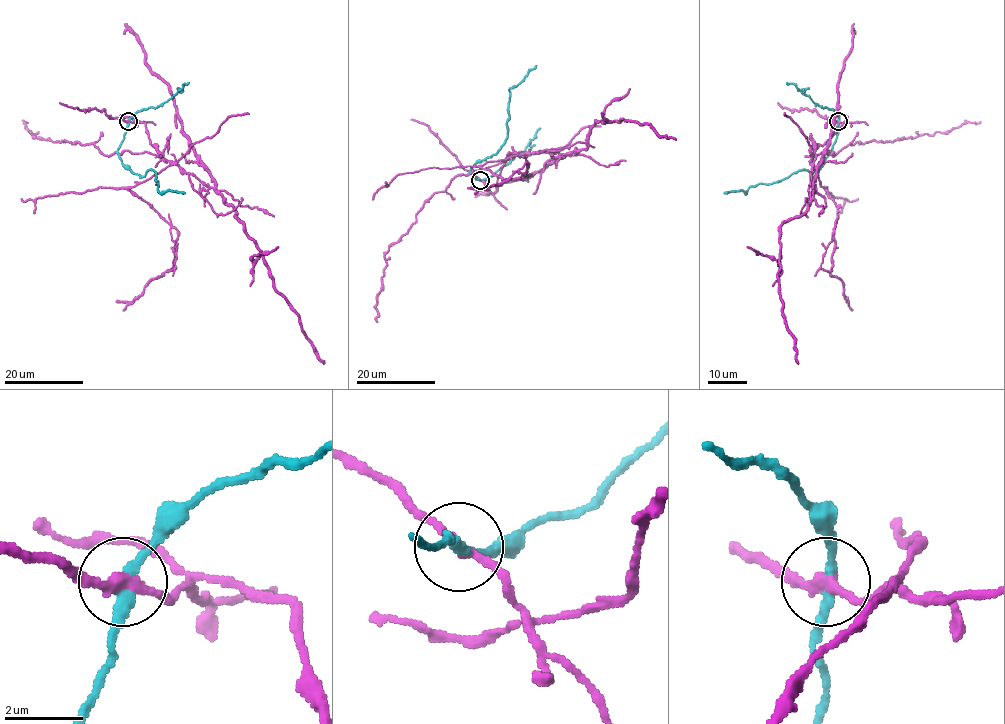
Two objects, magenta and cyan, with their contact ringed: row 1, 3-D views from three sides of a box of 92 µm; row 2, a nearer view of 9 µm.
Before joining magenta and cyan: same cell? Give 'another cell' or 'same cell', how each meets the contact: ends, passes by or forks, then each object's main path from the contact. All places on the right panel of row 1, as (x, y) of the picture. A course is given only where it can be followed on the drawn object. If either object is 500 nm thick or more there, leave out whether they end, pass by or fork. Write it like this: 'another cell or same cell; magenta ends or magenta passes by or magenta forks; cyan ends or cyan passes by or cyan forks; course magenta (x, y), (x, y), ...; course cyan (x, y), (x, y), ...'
another cell; magenta passes by; cyan passes by; course magenta (838, 121), (845, 121), (815, 150), (808, 207), (780, 227), (779, 298), (798, 363); course cyan (838, 121), (831, 152), (814, 177), (799, 170), (775, 182), (751, 185), (746, 192), (723, 193)

